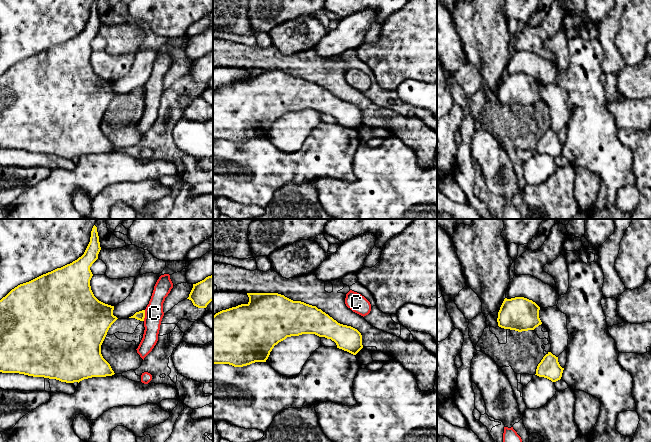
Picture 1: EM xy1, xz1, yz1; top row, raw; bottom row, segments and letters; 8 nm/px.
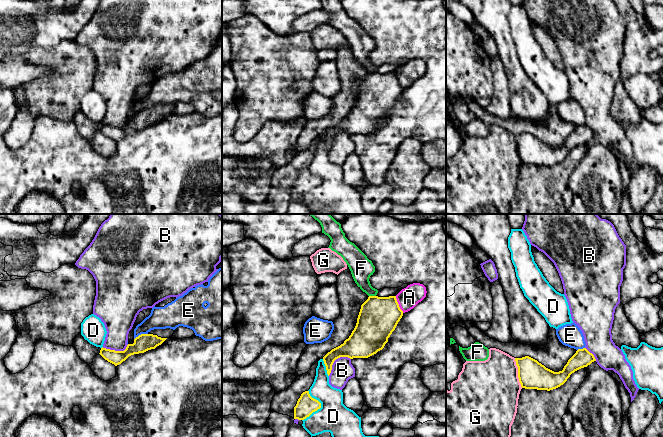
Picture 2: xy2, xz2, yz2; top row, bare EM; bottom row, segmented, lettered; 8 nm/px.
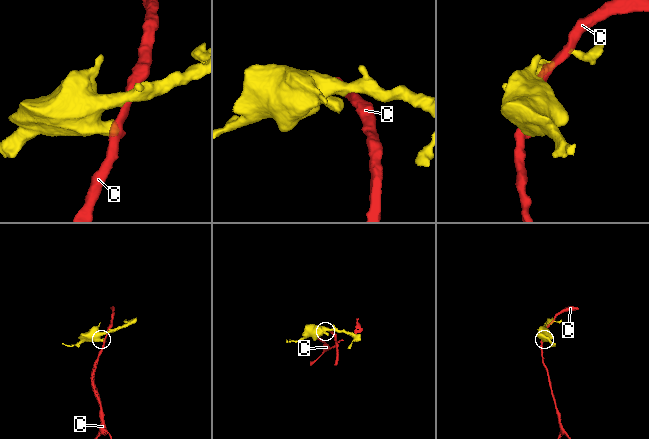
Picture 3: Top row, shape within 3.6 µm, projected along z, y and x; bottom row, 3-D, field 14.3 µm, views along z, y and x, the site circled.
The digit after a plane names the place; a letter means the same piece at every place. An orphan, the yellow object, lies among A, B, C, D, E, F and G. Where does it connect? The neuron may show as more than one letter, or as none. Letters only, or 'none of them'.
none of them

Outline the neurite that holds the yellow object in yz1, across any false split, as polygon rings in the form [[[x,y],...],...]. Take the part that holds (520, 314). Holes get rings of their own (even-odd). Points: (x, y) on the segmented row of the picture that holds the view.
[[[524,297],[505,298],[498,312],[498,326],[518,332],[534,330],[542,324],[540,307]]]

